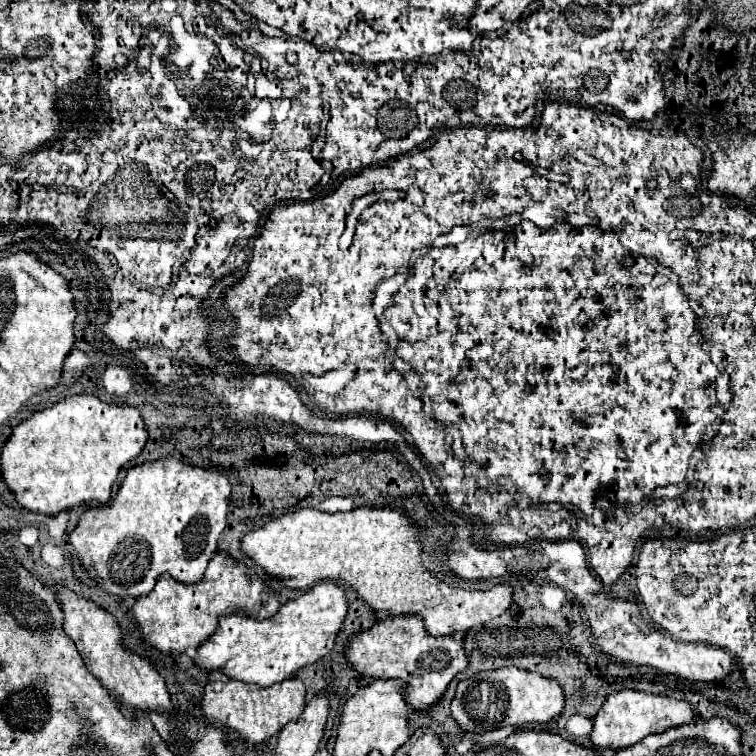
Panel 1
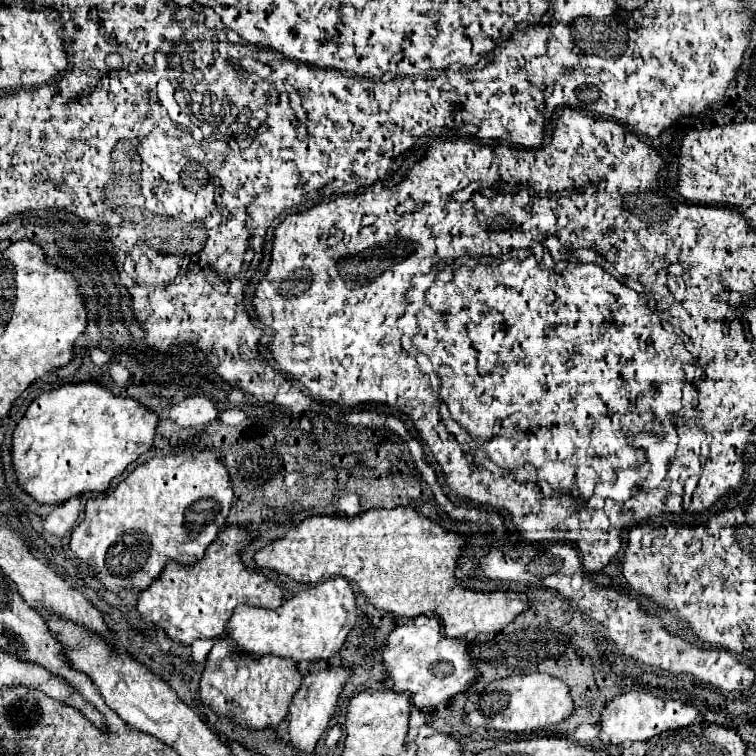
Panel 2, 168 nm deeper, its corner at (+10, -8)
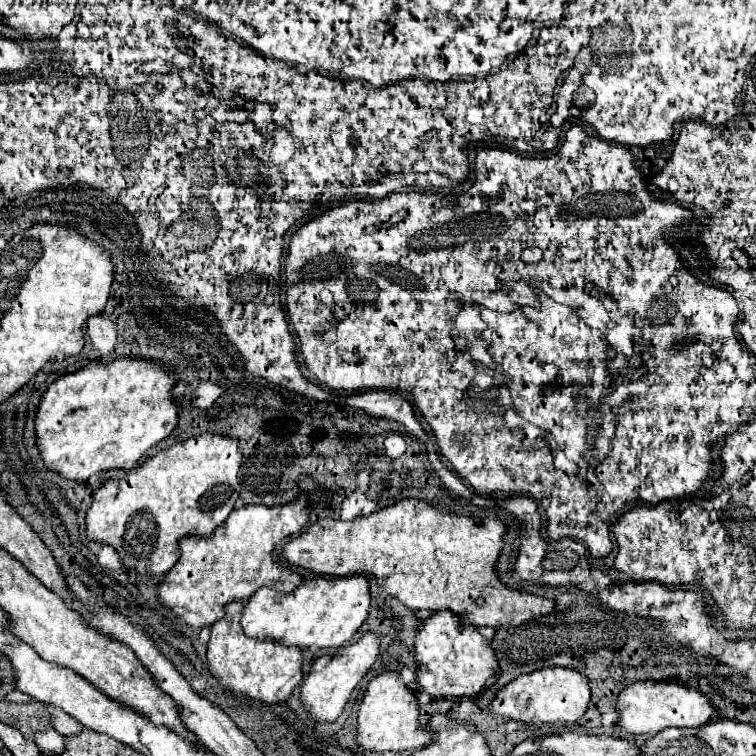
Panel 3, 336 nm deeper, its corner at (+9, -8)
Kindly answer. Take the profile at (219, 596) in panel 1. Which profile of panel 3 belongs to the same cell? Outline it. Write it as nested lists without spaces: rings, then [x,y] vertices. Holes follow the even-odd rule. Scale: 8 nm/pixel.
[[[301,495],[297,501],[279,507],[245,505],[241,509],[235,509],[209,539],[181,539],[179,561],[157,585],[161,603],[169,607],[177,617],[181,617],[189,627],[203,629],[225,617],[225,603],[247,601],[263,585],[279,589],[281,581],[281,593],[293,591],[301,585],[301,575],[285,571],[285,563],[277,561],[273,551],[279,547],[281,539],[299,533],[307,523],[307,517],[307,497]]]

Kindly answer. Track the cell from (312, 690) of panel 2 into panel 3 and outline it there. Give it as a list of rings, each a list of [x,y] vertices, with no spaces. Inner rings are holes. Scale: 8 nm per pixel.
[[[369,633],[369,635],[363,635],[355,645],[339,647],[327,655],[315,659],[311,673],[307,675],[307,679],[301,685],[301,703],[303,703],[303,709],[307,711],[307,715],[311,719],[315,719],[317,723],[333,723],[341,715],[345,703],[349,701],[351,691],[357,687],[361,677],[375,663],[377,655],[379,655],[379,639]]]

